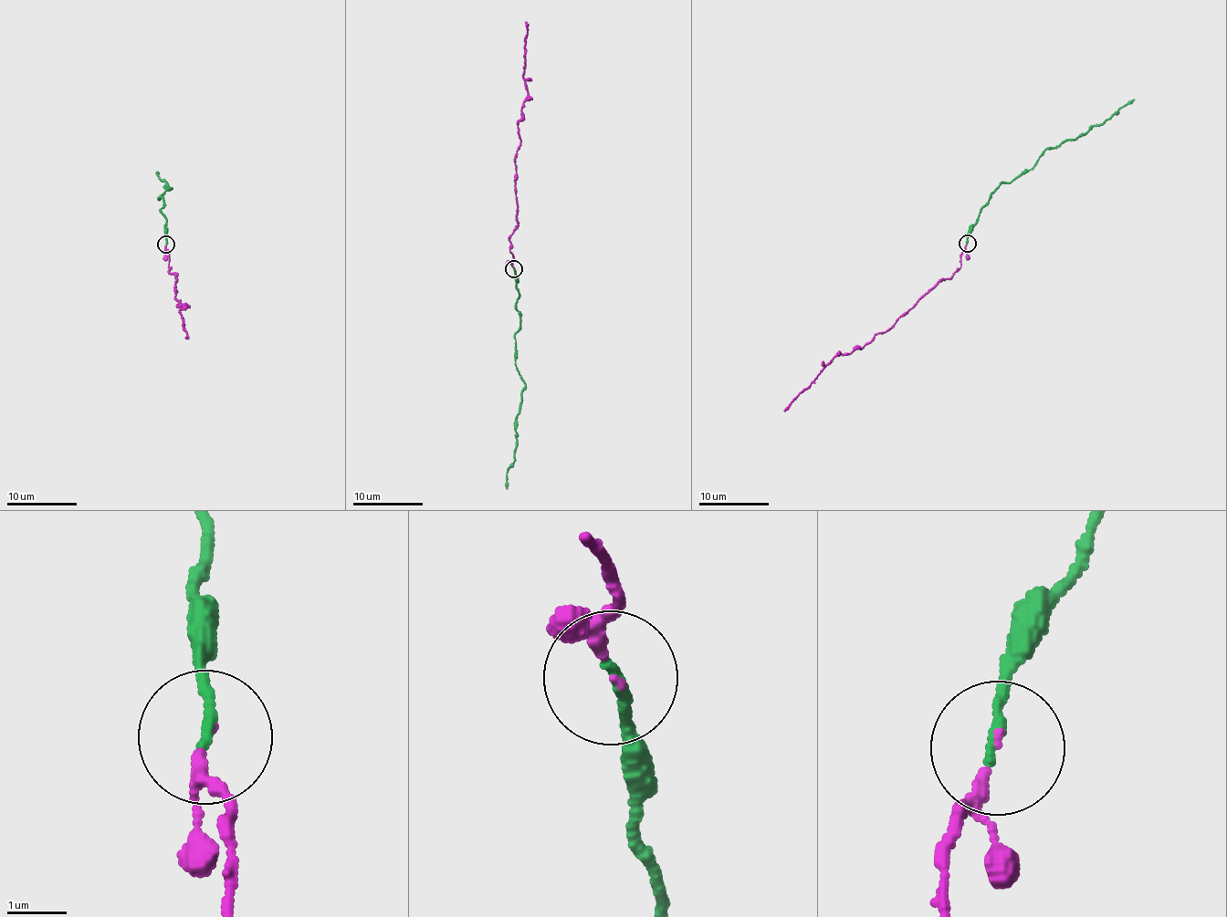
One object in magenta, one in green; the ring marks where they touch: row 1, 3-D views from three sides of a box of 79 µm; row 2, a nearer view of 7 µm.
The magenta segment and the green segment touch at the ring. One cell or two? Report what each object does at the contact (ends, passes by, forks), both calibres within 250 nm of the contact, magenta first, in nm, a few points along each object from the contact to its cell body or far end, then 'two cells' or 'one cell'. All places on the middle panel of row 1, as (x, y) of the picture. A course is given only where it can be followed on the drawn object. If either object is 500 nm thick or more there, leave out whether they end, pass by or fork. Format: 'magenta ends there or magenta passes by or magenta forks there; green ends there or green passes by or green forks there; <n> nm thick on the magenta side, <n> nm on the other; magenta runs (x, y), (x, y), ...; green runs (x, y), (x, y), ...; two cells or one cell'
magenta passes by; green ends there; 120 nm thick on the magenta side, 180 nm on the other; magenta runs (513, 268), (509, 247), (516, 223), (513, 160), (527, 94), (526, 21); green runs (513, 268), (520, 325), (515, 360), (525, 385), (507, 488); one cell

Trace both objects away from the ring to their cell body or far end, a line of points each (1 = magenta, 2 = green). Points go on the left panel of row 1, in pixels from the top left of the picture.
1: (165, 244), (169, 269), (176, 276), (173, 298), (180, 300), (177, 305), (183, 306), (180, 312), (185, 338)
2: (165, 244), (165, 215), (161, 212), (163, 199), (159, 198), (172, 188), (165, 188), (167, 182), (157, 171)

